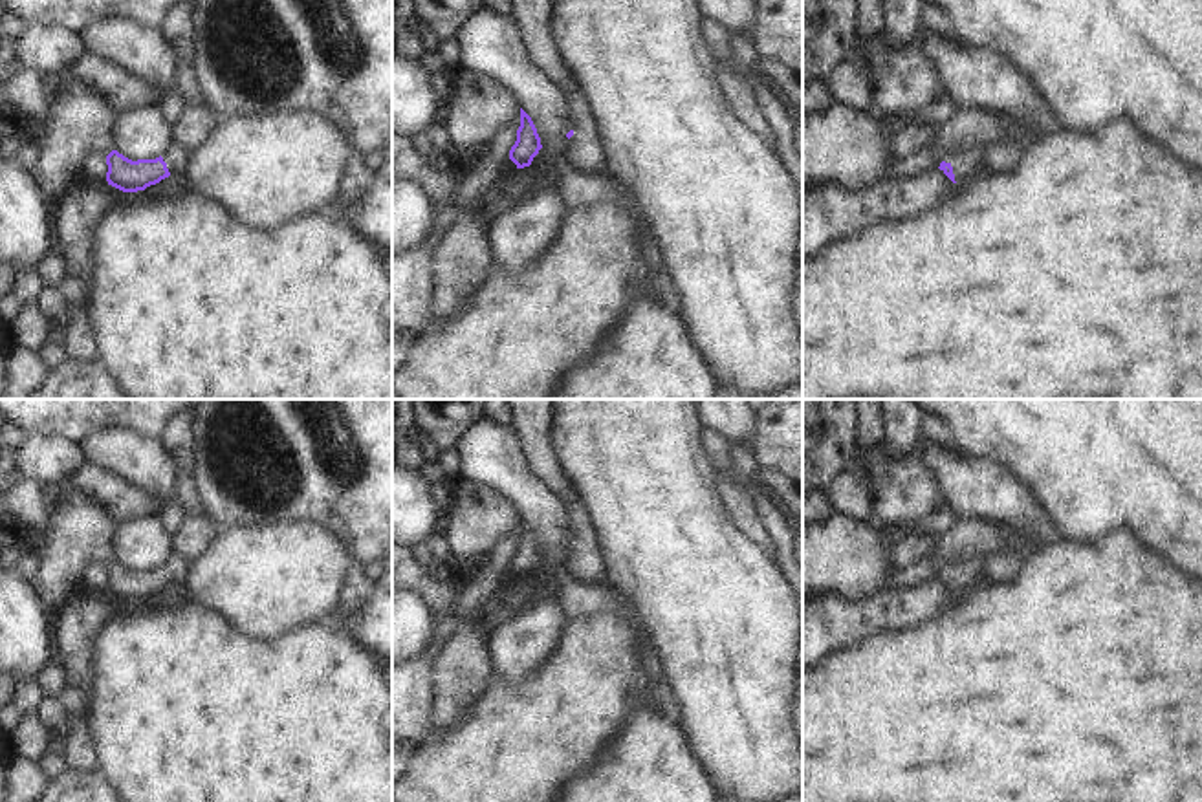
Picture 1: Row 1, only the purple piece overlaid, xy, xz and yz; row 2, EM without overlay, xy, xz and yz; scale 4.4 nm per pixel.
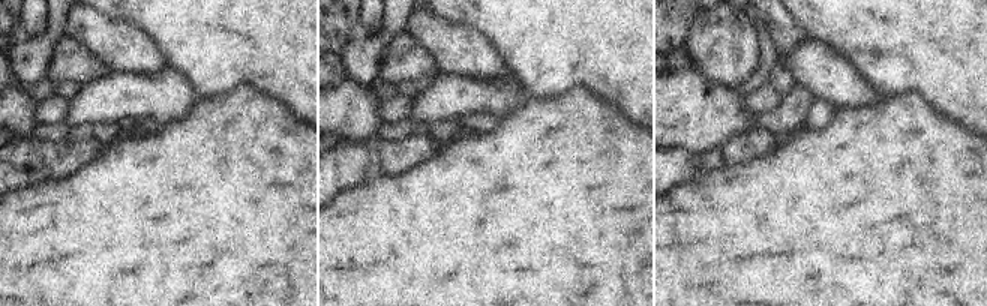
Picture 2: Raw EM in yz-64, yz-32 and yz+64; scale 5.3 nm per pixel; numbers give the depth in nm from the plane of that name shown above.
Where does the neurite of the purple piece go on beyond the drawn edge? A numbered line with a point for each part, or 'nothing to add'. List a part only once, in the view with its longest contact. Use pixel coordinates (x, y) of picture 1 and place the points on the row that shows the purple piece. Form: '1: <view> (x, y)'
1: yz (964, 160)

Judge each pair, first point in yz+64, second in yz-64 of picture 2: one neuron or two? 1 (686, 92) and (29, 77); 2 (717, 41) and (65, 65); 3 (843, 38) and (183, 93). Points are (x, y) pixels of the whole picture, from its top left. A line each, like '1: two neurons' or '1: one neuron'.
1: two neurons
2: one neuron
3: two neurons

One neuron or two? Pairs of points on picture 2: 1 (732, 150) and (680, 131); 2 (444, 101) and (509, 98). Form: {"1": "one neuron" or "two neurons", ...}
{"1": "two neurons", "2": "one neuron"}

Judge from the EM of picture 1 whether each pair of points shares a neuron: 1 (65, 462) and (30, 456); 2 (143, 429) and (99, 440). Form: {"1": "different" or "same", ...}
{"1": "same", "2": "same"}

